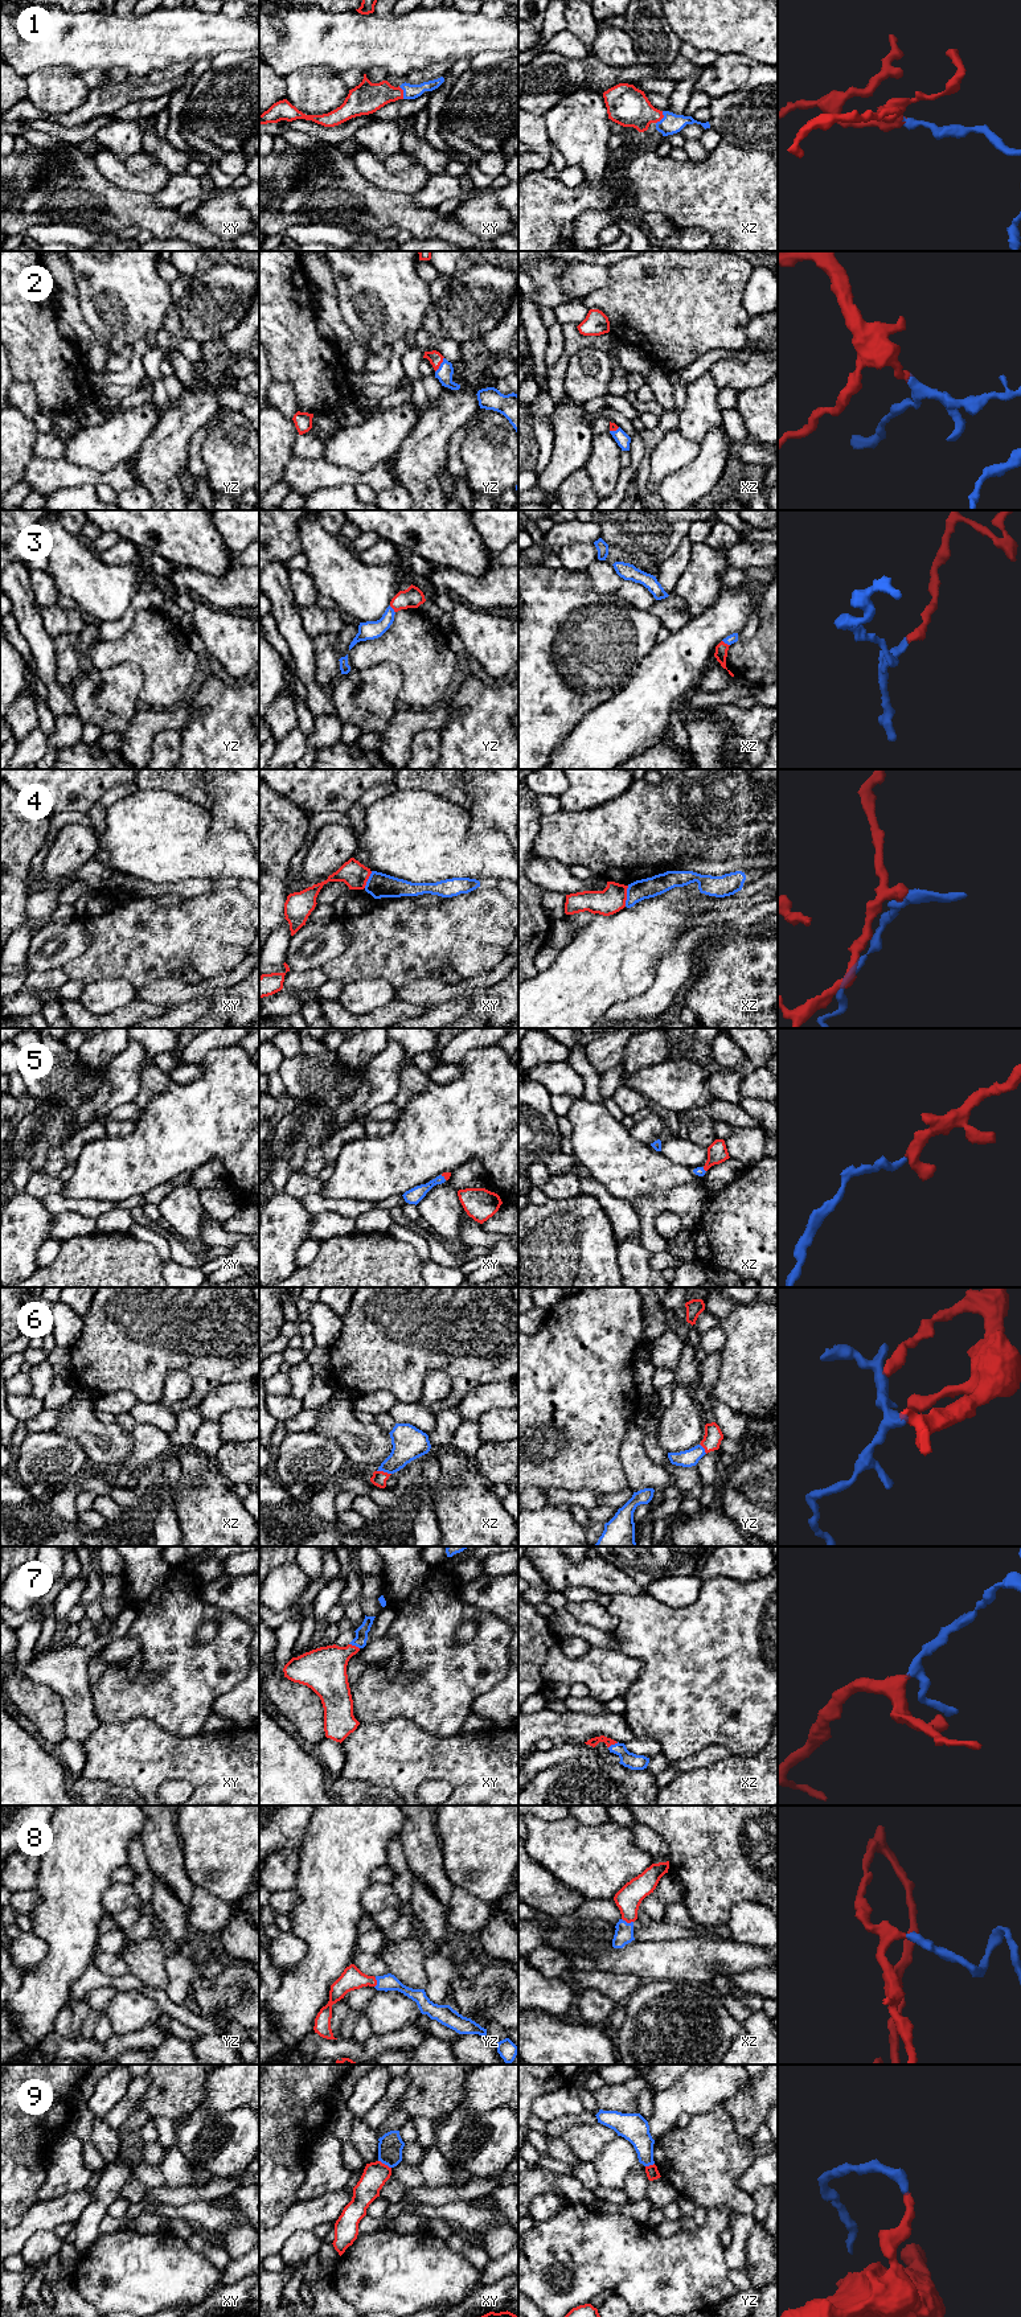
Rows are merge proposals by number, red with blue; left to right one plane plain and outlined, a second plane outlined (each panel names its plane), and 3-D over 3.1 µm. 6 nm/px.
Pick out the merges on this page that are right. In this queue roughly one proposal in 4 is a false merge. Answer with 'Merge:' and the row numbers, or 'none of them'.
Merge: 1, 2, 3, 5, 6, 7, 8

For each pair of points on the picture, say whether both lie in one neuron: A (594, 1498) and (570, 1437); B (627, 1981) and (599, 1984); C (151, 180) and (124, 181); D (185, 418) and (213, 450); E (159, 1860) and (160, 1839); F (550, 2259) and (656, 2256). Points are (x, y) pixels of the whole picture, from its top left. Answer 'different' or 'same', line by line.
A: different
B: same
C: same
D: different
E: same
F: same

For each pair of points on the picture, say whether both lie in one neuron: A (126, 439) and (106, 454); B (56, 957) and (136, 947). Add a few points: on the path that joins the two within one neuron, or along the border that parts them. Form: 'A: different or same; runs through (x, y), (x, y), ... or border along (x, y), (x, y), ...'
A: same; runs through (121, 439), (111, 448)
B: different; border along (85, 923), (90, 937), (89, 947), (61, 966)

